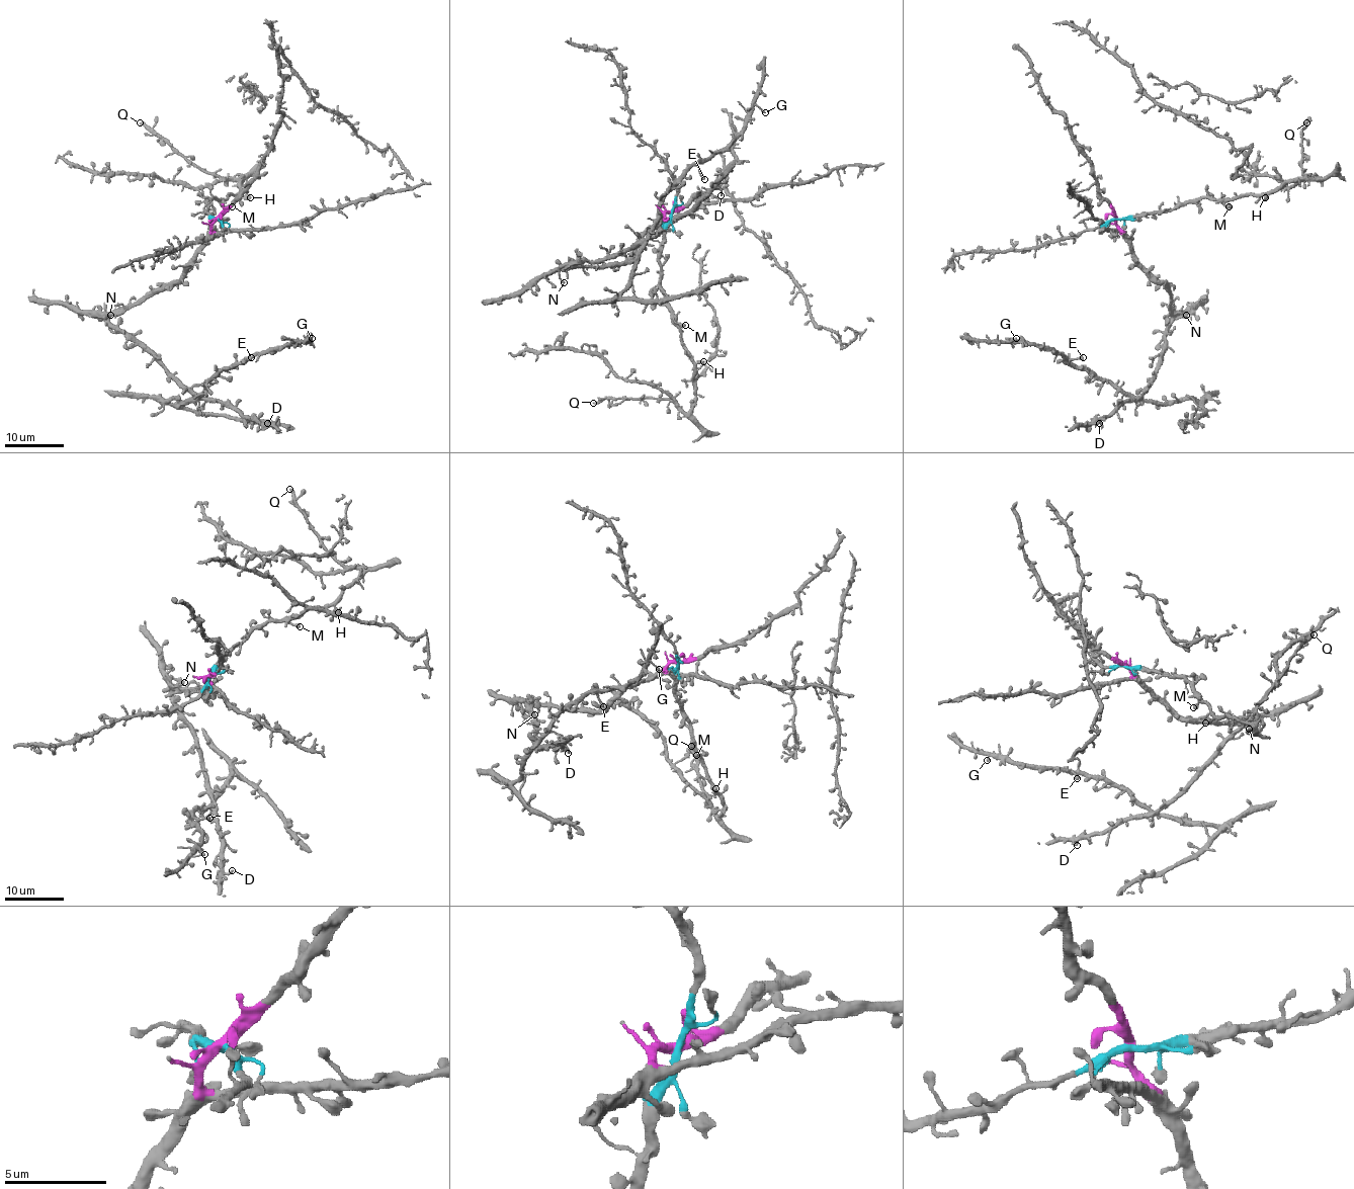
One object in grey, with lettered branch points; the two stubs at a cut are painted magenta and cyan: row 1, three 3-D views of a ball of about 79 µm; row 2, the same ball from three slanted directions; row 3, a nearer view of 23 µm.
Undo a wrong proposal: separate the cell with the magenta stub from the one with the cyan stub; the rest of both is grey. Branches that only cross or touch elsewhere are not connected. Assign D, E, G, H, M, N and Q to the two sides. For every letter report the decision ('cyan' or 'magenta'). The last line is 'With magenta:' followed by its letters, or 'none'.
D: magenta
E: magenta
G: magenta
H: cyan
M: cyan
N: magenta
Q: cyan
With magenta: D, E, G, N

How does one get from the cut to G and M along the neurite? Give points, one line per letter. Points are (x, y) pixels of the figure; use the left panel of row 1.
G: (218, 219), (183, 274), (170, 287), (147, 292), (117, 316), (118, 326), (196, 397), (240, 361), (312, 338)
M: (218, 219), (205, 209), (212, 198), (222, 205), (232, 206)

